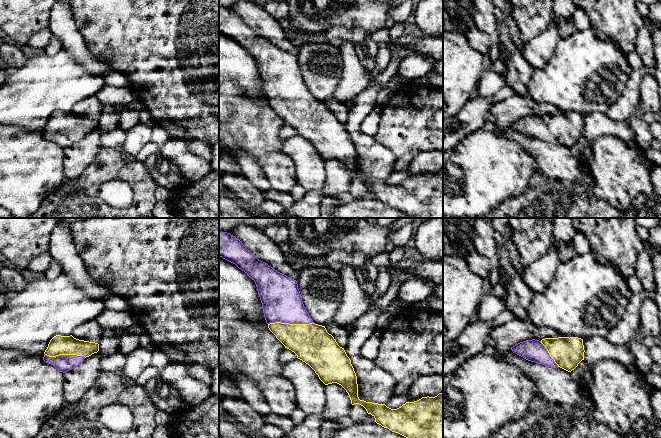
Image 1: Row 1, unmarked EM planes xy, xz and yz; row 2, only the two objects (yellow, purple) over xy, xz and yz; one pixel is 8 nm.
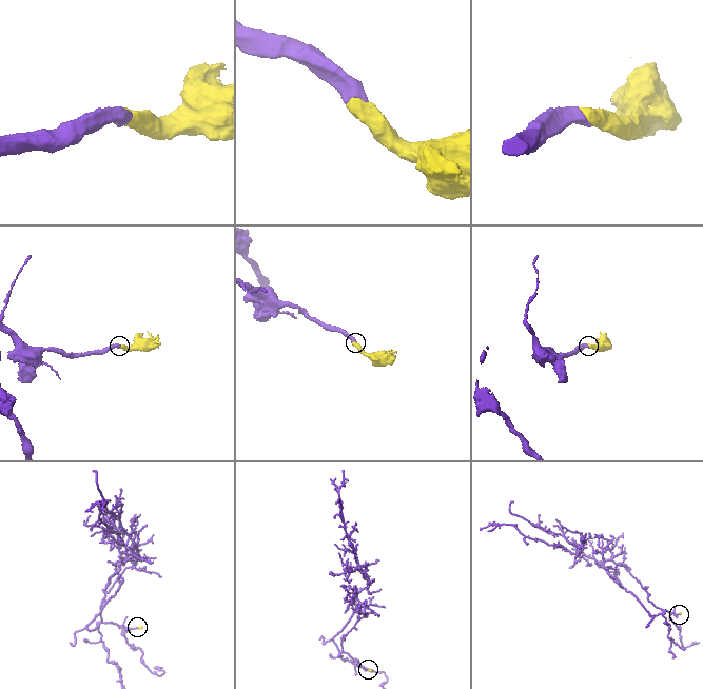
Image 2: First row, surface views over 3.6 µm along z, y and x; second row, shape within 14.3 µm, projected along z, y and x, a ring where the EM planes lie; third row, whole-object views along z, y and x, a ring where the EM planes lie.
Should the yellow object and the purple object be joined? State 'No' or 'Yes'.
Yes

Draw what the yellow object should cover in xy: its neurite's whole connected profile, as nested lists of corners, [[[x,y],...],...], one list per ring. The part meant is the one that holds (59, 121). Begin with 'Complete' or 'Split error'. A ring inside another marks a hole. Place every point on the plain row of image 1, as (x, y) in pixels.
Split error. [[[56,111],[50,116],[43,136],[60,148],[66,149],[80,141],[86,133],[98,127],[98,119],[79,116],[72,111]]]

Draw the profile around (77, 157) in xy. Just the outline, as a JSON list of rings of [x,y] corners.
[[[97,129],[86,133],[77,143],[64,149],[63,169],[65,179],[74,179],[95,160],[101,149],[101,136],[103,130]]]

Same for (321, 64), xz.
[[[312,42],[299,47],[301,74],[312,98],[325,102],[331,98],[343,73],[343,56],[328,42]]]

